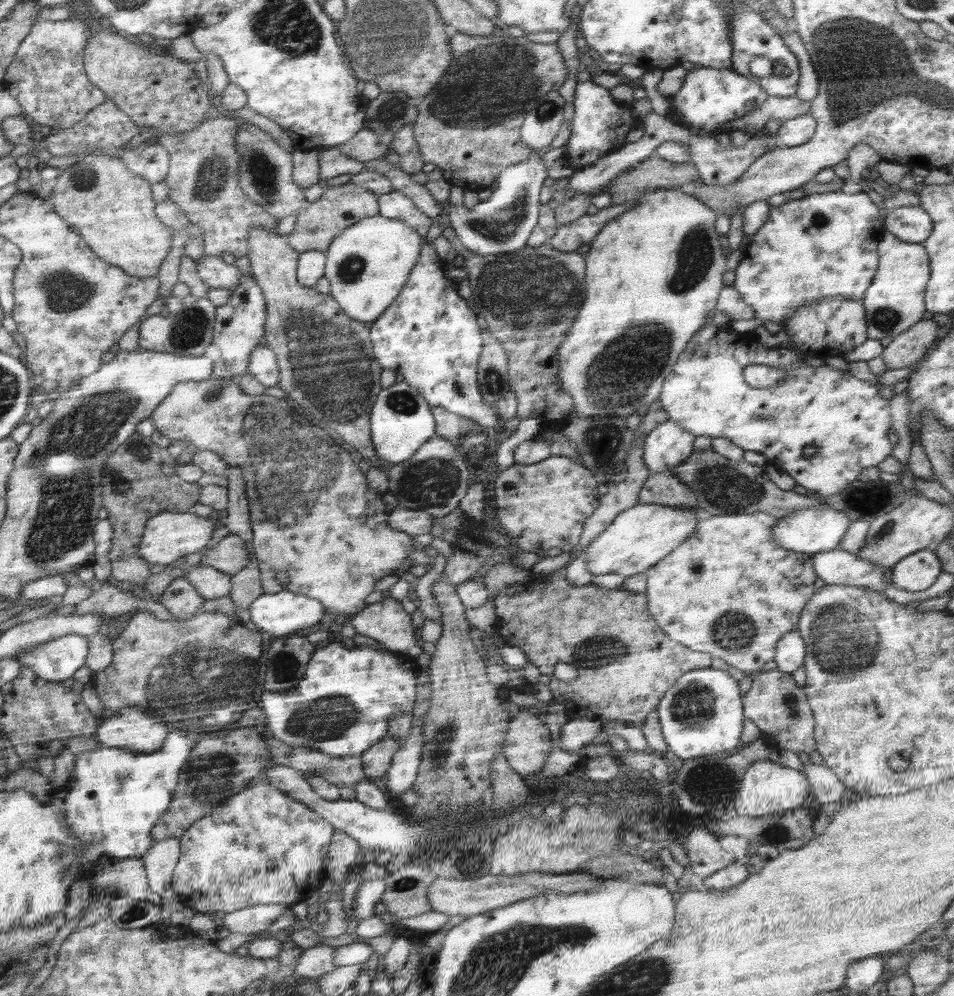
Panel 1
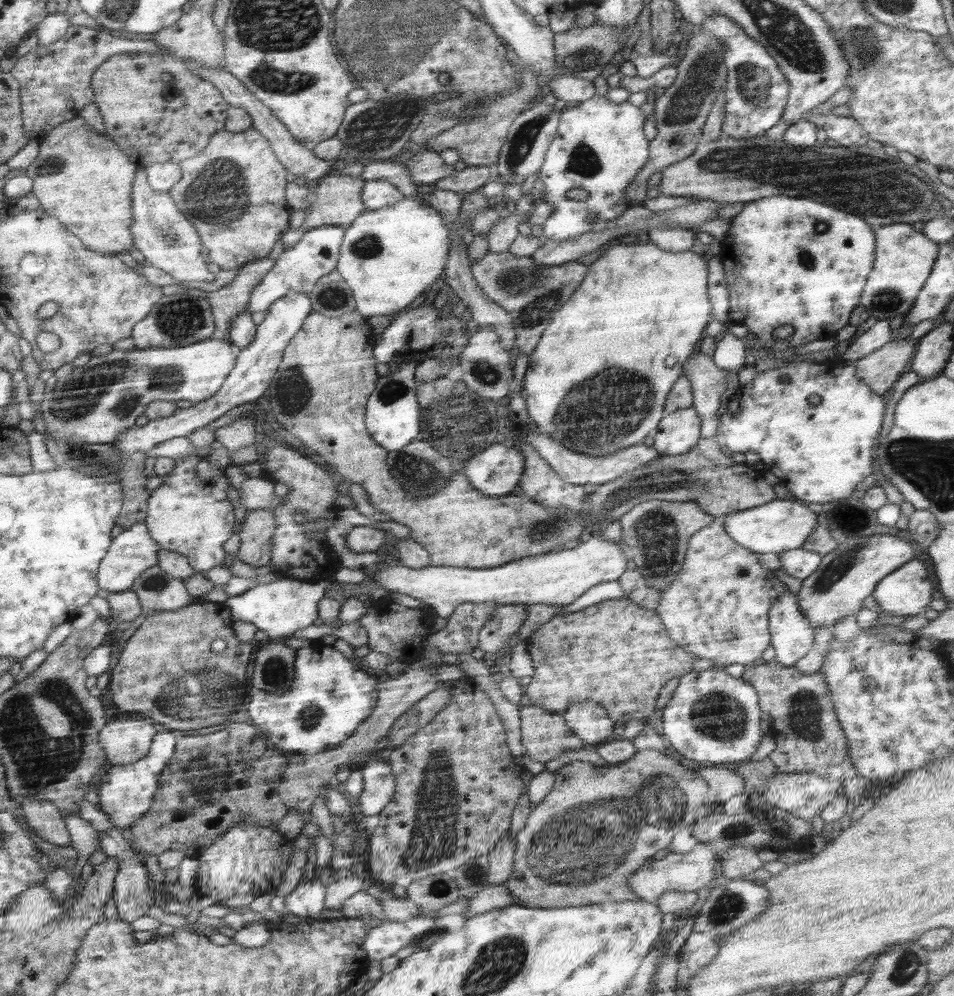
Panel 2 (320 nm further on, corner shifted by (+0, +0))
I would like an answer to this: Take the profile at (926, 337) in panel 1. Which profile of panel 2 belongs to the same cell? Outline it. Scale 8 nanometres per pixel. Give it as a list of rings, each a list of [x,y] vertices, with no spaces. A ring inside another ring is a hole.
[[[914,339],[895,342],[890,340],[878,350],[867,354],[855,362],[855,374],[876,395],[884,395],[894,387],[898,374],[904,372],[904,366],[914,354]]]

